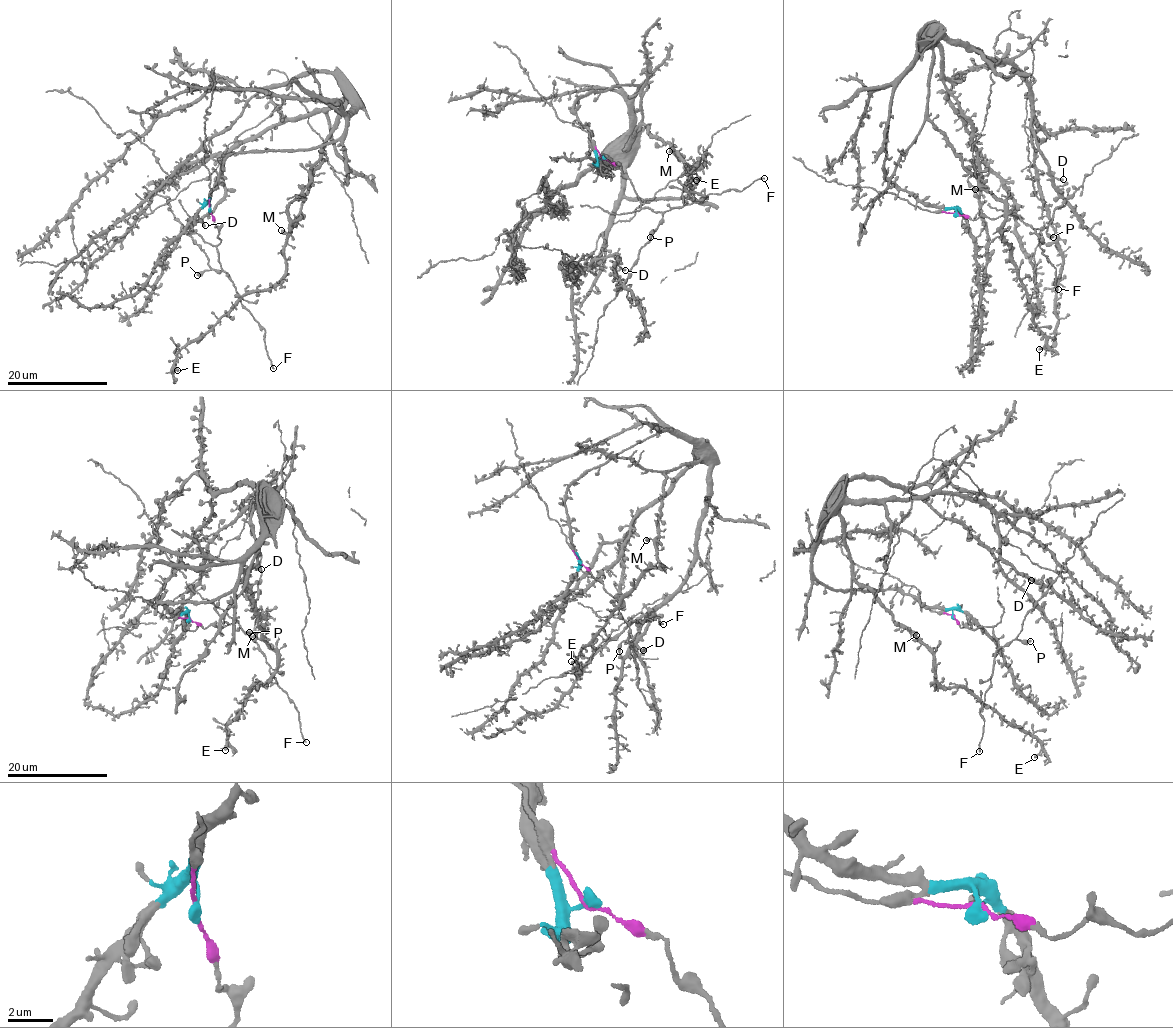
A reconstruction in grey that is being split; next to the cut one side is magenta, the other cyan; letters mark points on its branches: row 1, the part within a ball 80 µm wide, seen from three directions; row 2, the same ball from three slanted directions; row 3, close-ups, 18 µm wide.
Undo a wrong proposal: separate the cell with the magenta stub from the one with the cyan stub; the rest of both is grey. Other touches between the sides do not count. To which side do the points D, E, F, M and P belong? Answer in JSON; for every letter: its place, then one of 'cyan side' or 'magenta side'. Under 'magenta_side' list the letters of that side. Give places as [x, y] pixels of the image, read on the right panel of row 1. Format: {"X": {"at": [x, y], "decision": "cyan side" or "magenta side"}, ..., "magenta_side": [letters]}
{"D": {"at": [1063, 179], "decision": "cyan side"}, "E": {"at": [1039, 349], "decision": "cyan side"}, "F": {"at": [1058, 289], "decision": "magenta side"}, "M": {"at": [975, 189], "decision": "cyan side"}, "P": {"at": [1053, 237], "decision": "magenta side"}, "magenta_side": ["F", "P"]}

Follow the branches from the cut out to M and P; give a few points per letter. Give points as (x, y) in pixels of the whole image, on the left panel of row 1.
M: (210, 208), (232, 153), (331, 143), (345, 128), (350, 101), (324, 144), (293, 225), (288, 233), (280, 230)
P: (210, 208), (221, 241), (217, 245), (222, 270), (205, 270), (197, 275)

